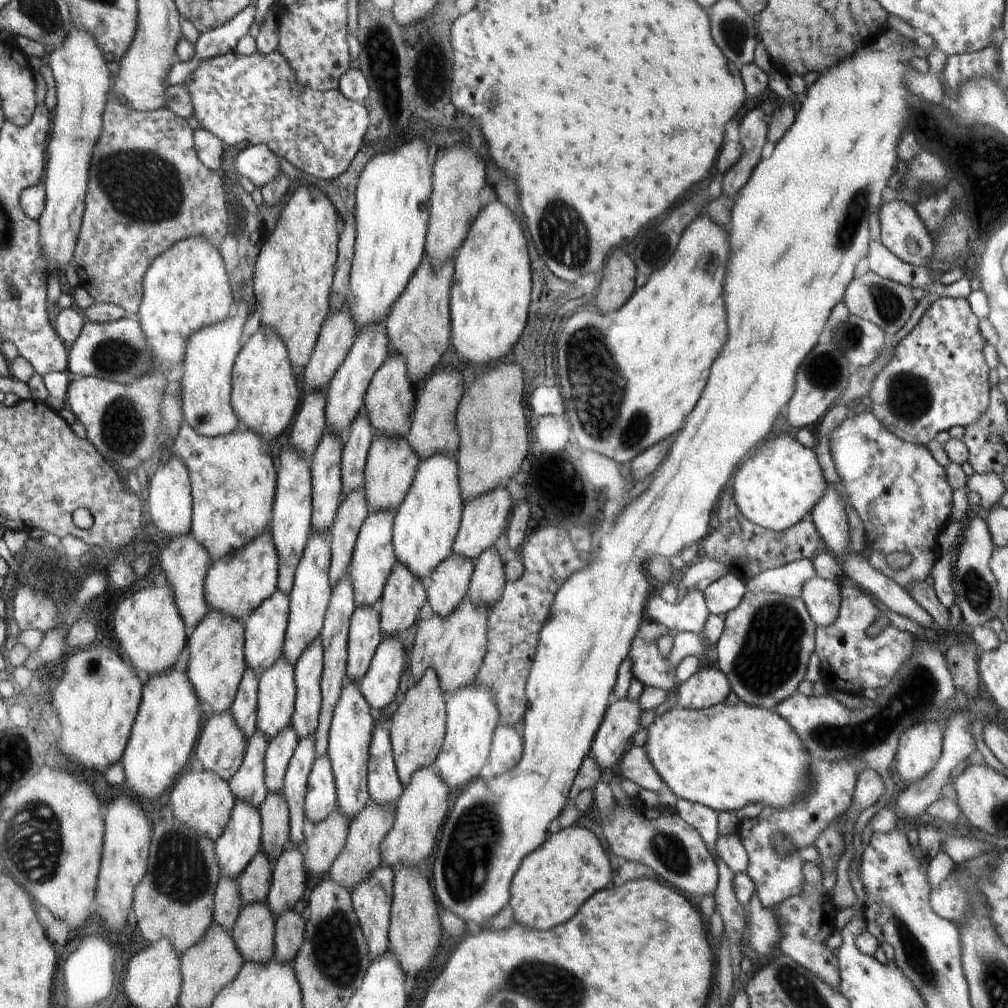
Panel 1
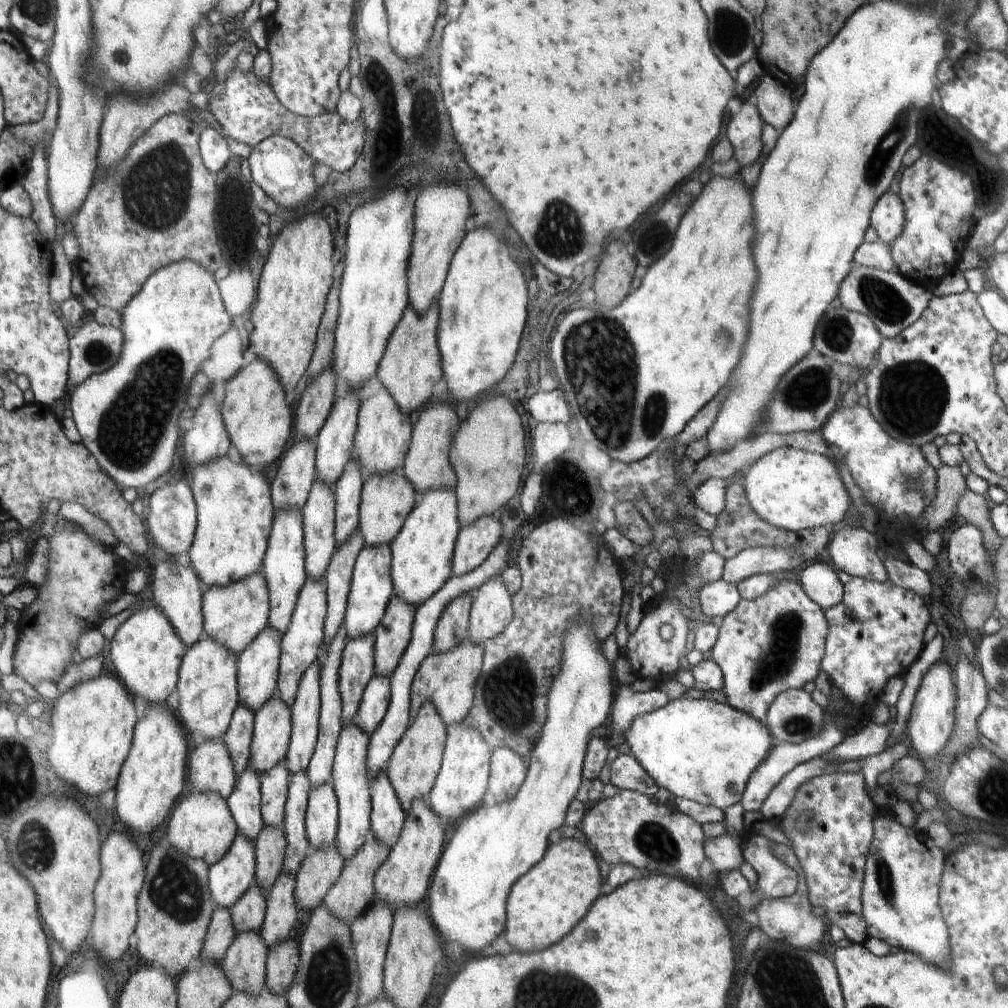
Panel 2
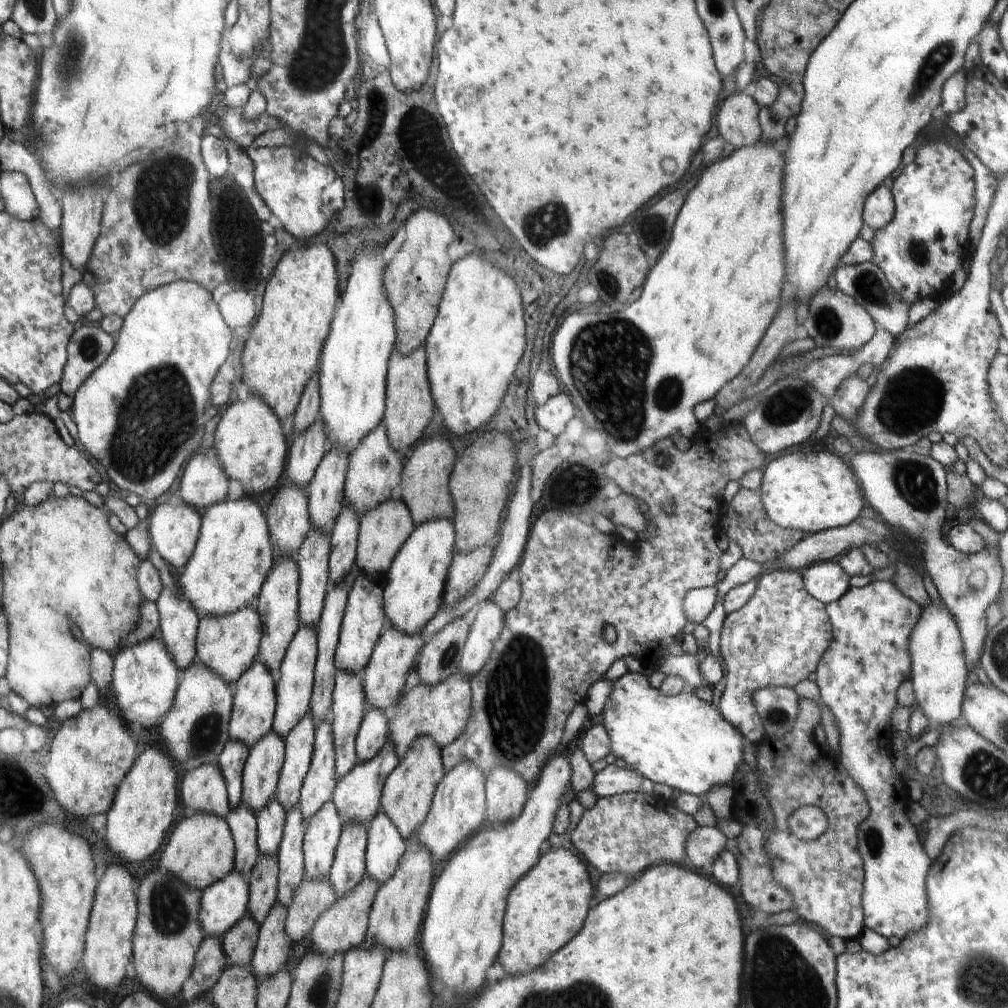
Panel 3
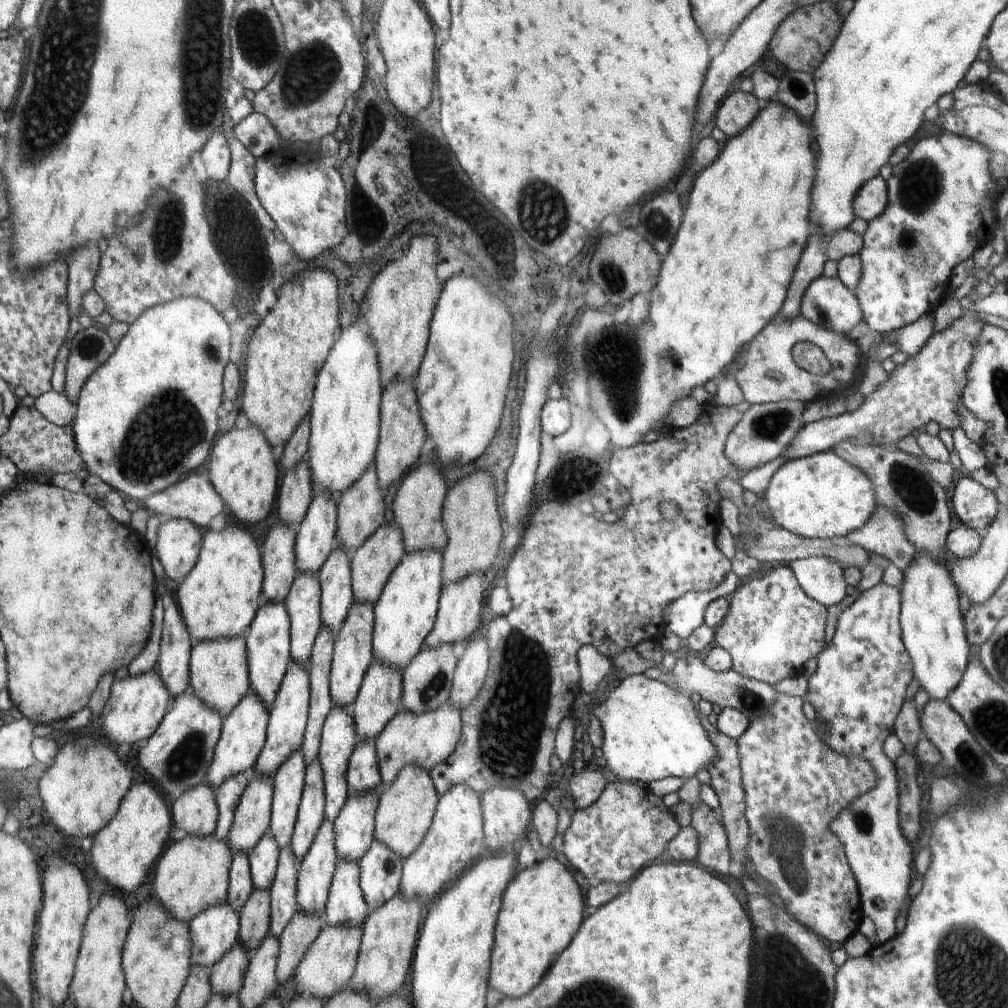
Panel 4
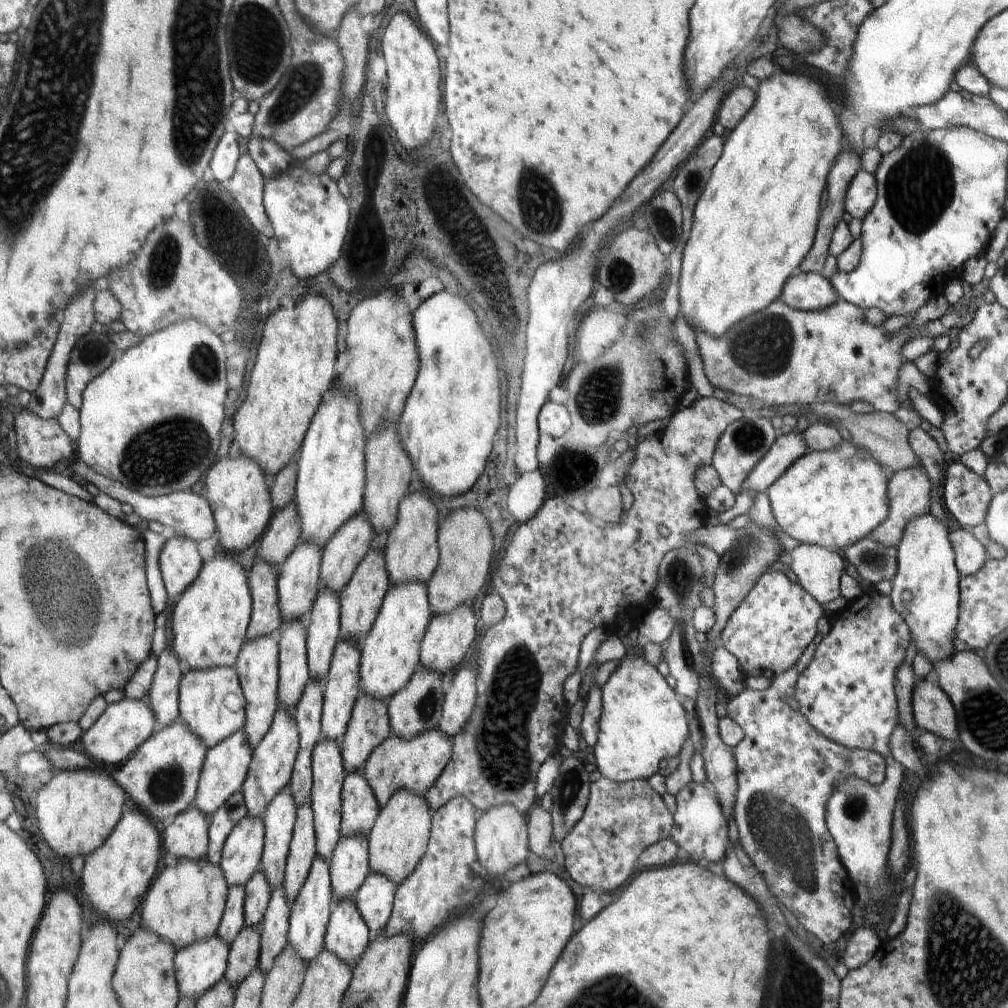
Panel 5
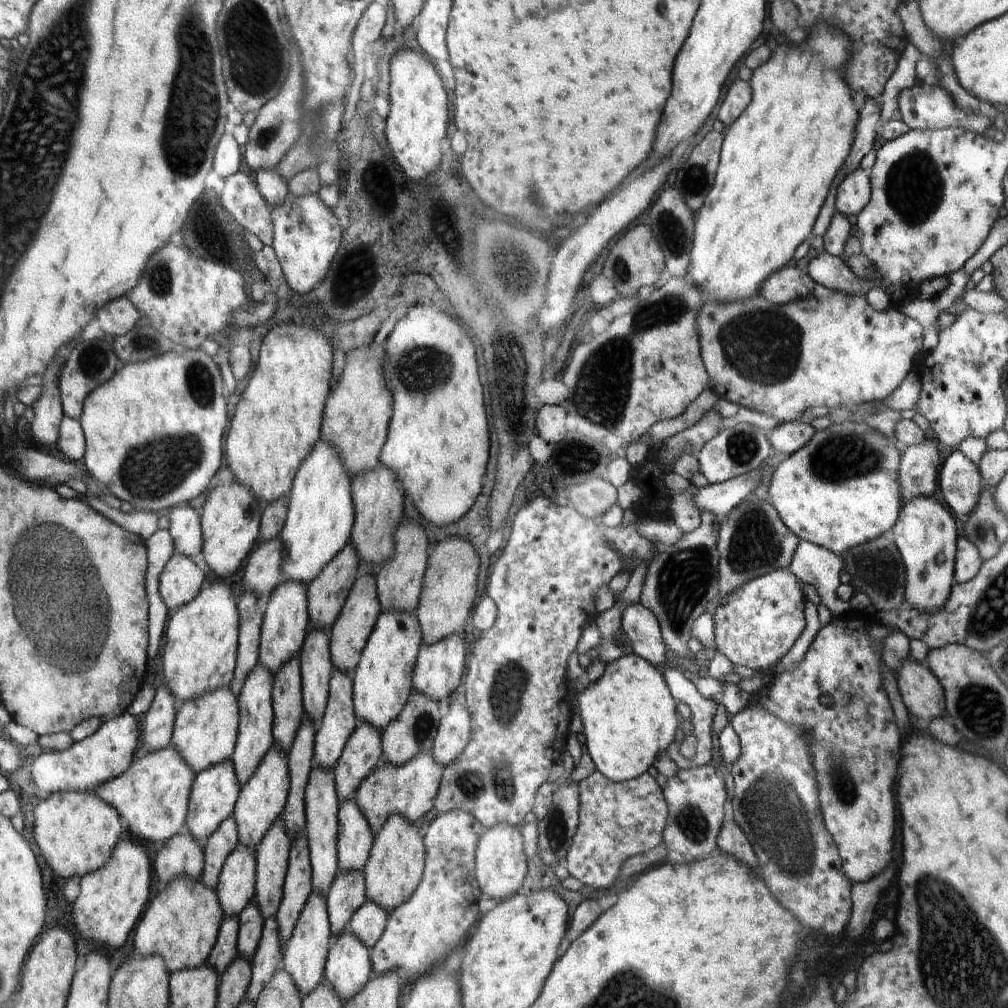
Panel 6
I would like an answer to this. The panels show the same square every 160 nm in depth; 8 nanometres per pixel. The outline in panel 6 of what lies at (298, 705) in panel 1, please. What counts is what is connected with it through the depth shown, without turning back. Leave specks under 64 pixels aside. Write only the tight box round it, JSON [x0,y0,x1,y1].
[253,820,292,922]

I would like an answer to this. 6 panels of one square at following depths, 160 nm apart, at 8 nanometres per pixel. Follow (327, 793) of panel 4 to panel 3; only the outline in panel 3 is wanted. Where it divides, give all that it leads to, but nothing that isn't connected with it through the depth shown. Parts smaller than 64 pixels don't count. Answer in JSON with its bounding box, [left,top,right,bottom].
[331,670,366,782]

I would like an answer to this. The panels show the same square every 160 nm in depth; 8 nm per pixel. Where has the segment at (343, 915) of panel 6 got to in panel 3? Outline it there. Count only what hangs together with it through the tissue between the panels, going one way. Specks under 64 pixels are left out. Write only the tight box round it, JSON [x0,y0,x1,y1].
[331,738,399,828]

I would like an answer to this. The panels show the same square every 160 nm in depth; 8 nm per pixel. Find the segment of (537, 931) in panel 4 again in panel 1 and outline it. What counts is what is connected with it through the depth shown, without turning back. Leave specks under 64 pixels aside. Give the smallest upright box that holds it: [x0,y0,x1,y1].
[509,825,612,930]

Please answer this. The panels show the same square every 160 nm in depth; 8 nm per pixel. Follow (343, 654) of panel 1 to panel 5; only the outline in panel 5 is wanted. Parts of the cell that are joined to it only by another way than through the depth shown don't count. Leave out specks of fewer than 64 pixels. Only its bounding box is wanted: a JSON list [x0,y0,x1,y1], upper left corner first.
[283,799,317,906]

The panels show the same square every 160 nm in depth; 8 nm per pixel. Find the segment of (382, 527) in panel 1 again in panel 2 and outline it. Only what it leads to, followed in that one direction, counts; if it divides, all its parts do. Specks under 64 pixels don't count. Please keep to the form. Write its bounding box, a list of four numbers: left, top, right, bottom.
[343,545,394,640]

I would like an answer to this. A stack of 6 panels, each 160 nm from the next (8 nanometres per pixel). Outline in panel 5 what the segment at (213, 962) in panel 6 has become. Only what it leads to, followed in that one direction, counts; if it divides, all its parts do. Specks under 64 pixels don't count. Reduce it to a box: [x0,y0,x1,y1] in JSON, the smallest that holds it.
[217,887,245,944]

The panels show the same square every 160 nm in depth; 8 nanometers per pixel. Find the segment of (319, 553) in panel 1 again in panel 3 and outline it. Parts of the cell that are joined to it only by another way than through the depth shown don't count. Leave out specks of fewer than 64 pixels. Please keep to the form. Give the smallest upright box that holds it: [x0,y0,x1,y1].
[272,627,318,739]

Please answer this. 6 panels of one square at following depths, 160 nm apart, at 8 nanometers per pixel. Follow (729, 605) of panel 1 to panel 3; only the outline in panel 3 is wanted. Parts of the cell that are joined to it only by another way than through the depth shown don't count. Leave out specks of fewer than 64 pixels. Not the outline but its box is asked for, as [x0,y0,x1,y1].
[683,574,724,625]

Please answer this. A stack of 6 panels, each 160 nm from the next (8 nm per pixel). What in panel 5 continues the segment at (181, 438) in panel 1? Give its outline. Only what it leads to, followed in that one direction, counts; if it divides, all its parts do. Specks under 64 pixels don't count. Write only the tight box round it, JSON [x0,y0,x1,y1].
[172,549,252,671]

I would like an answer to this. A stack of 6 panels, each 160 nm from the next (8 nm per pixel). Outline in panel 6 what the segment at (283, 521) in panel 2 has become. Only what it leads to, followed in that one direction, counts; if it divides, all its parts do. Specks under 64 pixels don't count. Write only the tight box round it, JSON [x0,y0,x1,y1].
[230,662,274,790]

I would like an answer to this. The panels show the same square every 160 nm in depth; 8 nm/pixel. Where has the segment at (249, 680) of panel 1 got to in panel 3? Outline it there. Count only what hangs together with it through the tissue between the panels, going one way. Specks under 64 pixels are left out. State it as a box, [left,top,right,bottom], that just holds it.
[216,740,249,811]

